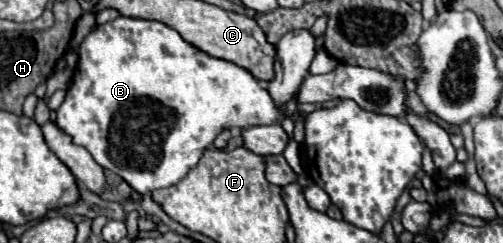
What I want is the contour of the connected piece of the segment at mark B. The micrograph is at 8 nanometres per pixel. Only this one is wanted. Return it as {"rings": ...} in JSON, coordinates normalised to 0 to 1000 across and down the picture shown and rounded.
{"rings":[[[235,66],[231,82],[223,91],[211,91],[211,99],[199,99],[191,107],[171,156],[167,173],[159,181],[155,198],[155,272],[151,272],[151,296],[147,296],[147,321],[143,321],[143,346],[139,362],[131,370],[131,403],[123,420],[123,436],[115,444],[115,519],[127,551],[135,551],[143,568],[147,593],[171,609],[183,650],[211,700],[243,724],[262,782],[278,790],[278,798],[298,798],[302,782],[310,774],[330,774],[330,765],[346,765],[354,757],[382,683],[394,675],[394,658],[402,650],[406,617],[421,601],[425,568],[441,543],[441,535],[461,535],[461,527],[473,527],[473,535],[493,535],[501,519],[529,519],[529,510],[549,510],[557,494],[569,486],[569,453],[561,436],[553,436],[541,403],[537,403],[537,379],[521,354],[521,337],[513,321],[505,321],[489,280],[465,263],[465,255],[453,255],[453,247],[441,247],[441,239],[425,239],[410,214],[402,214],[398,198],[390,198],[386,181],[370,173],[346,115],[322,99],[322,91],[302,91],[302,82],[274,82],[274,74],[254,74],[254,66]]]}

